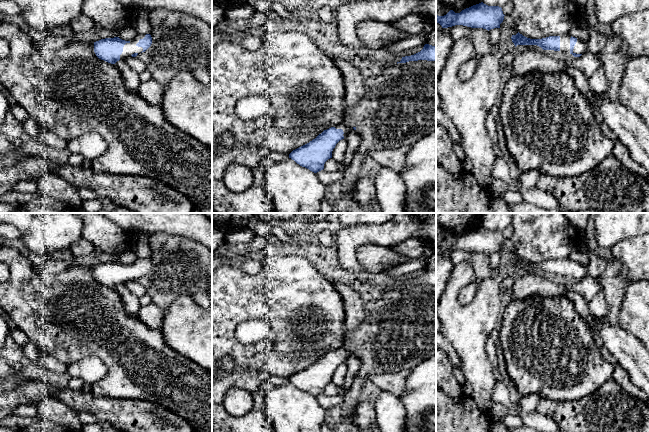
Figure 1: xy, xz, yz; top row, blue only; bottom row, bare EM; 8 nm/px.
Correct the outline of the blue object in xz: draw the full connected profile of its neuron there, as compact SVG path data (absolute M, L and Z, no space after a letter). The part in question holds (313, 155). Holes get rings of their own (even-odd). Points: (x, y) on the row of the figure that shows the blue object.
M343 123L324 130L309 143L293 150L289 158L300 166L317 173L323 170L325 162L332 158L332 151L336 144L346 138L352 130L352 126Z

